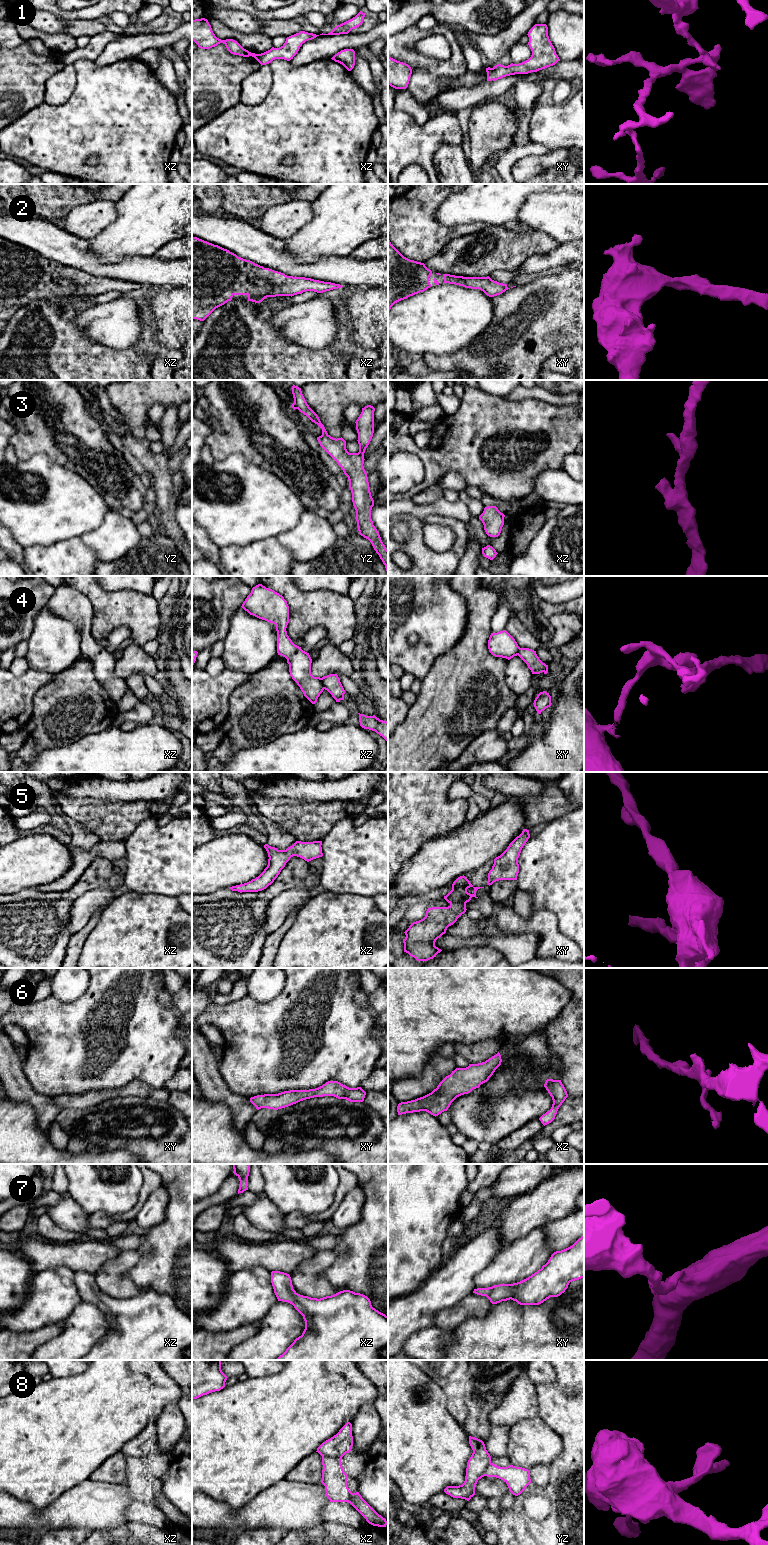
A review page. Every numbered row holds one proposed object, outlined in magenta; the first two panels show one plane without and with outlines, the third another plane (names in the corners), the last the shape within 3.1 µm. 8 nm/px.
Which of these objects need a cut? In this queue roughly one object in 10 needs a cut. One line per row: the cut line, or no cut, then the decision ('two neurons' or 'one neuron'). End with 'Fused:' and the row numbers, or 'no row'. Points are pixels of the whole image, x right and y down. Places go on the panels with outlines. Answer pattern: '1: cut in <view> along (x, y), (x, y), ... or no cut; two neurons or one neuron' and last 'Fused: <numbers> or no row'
1: no cut; one neuron
2: no cut; one neuron
3: no cut; one neuron
4: cut in xz along (320, 678), (324, 688); two neurons
5: no cut; one neuron
6: no cut; one neuron
7: no cut; one neuron
8: cut in xz along (322, 1455), (336, 1458), (340, 1461); two neurons
Fused: 4, 8

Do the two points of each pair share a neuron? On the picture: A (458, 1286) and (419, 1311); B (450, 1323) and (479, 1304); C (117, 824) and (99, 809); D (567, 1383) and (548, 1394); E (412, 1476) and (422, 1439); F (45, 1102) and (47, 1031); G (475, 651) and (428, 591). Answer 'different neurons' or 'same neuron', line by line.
A: same neuron
B: same neuron
C: same neuron
D: different neurons
E: same neuron
F: different neurons
G: different neurons

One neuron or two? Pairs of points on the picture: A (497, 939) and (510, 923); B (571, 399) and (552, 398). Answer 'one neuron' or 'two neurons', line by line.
A: two neurons
B: one neuron

